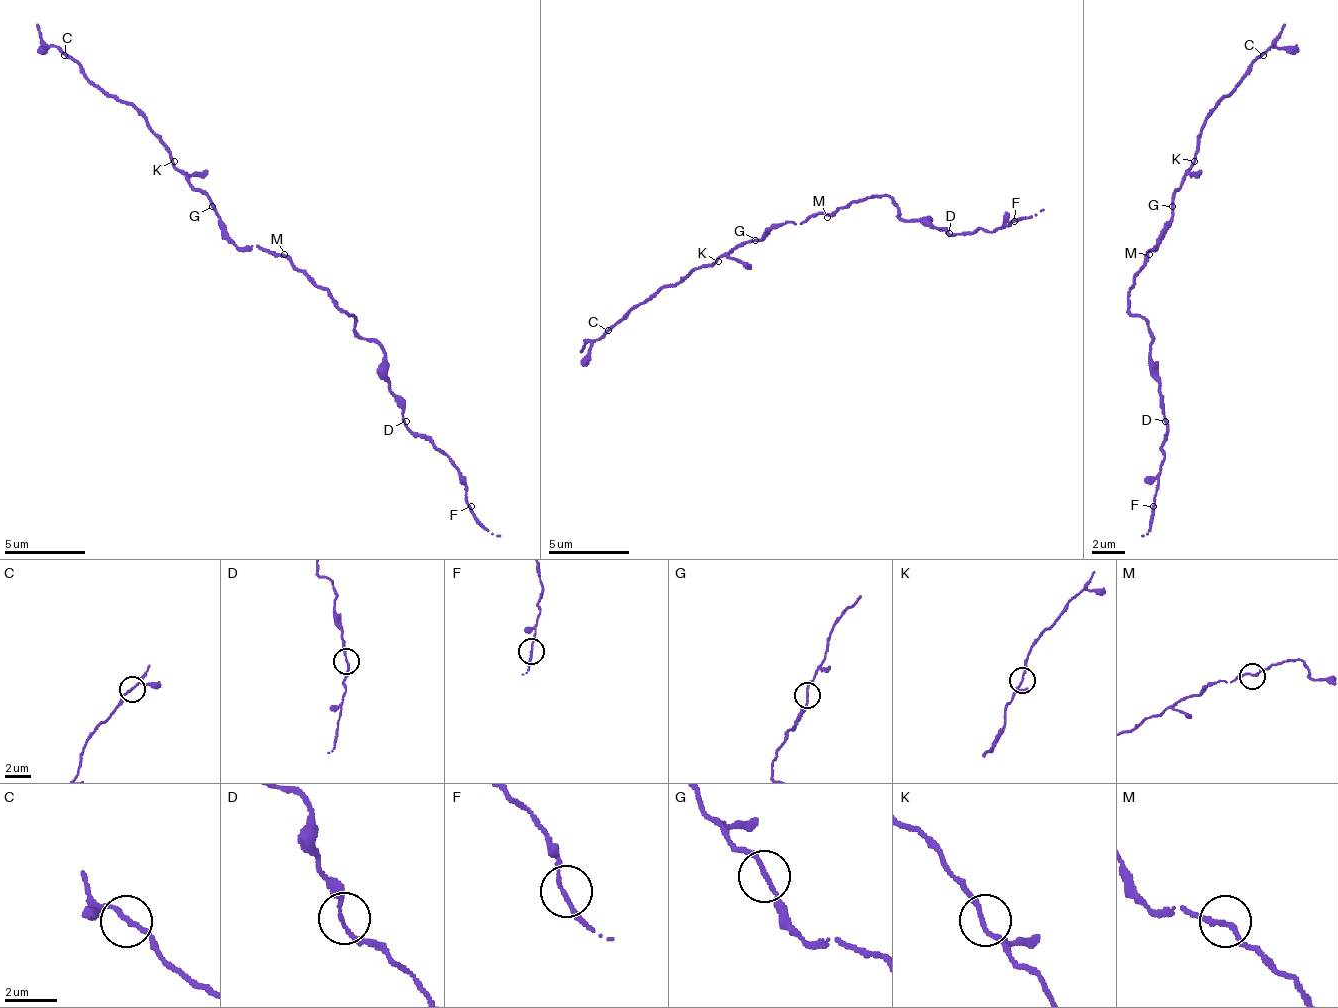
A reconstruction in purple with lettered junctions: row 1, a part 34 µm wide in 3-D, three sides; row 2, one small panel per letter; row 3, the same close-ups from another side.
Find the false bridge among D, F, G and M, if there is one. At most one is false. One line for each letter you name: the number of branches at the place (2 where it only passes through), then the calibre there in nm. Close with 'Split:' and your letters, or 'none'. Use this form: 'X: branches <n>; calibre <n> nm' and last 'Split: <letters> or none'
Split: none

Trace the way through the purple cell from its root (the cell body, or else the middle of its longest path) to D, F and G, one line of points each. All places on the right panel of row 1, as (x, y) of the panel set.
D: (1145, 258), (1129, 291), (1129, 311), (1153, 335), (1149, 376), (1157, 384), (1165, 421)
F: (1145, 258), (1129, 291), (1129, 311), (1153, 335), (1149, 376), (1165, 413), (1165, 457), (1153, 506)
G: (1145, 258), (1165, 234), (1165, 226), (1173, 218), (1173, 205)

